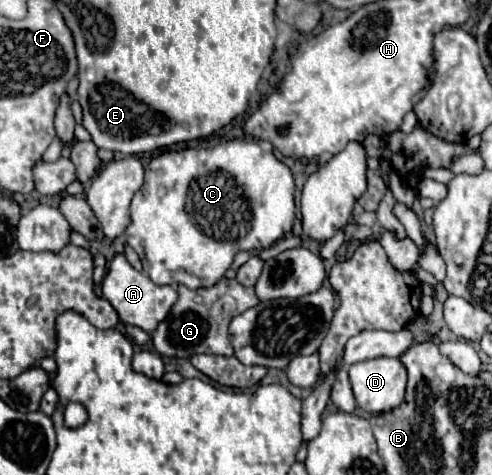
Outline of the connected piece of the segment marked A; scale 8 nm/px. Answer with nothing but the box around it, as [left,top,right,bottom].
[102,254,178,334]

